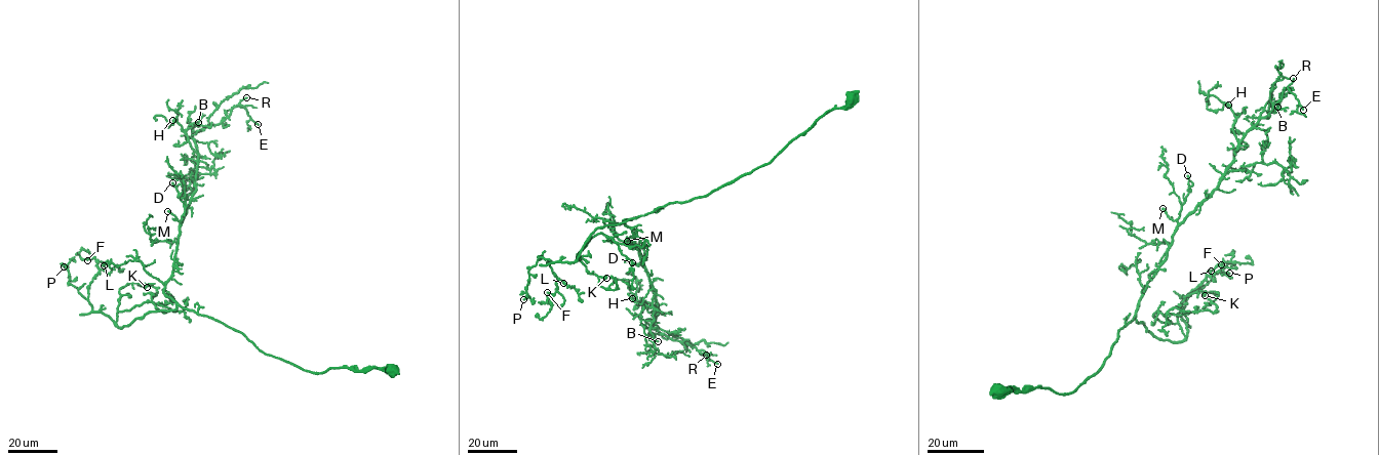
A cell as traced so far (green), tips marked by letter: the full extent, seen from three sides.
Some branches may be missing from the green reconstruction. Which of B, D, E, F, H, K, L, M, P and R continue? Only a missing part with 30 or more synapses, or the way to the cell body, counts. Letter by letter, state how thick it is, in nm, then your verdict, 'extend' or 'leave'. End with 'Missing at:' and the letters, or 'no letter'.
B: 170 nm thick; leave
D: 320 nm thick; leave
E: 260 nm thick; leave
F: 170 nm thick; leave
H: 150 nm thick; leave
K: 440 nm thick; leave
L: 170 nm thick; leave
M: 320 nm thick; leave
P: 150 nm thick; leave
R: 170 nm thick; leave
Missing at: no letter

